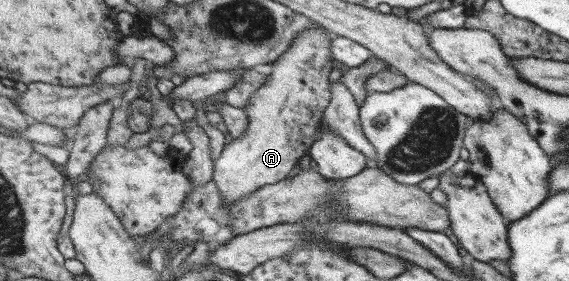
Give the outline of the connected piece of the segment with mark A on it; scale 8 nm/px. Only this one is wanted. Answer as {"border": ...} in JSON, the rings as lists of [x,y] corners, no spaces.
{"border":[[[321,26],[305,29],[296,36],[296,40],[272,66],[272,73],[267,82],[248,100],[246,113],[249,128],[246,134],[237,140],[225,144],[221,154],[215,162],[214,182],[220,188],[226,203],[241,200],[252,195],[267,185],[275,184],[287,178],[289,172],[295,168],[299,158],[307,155],[313,143],[322,131],[322,123],[332,101],[331,73],[337,64],[332,51],[332,34]]]}

